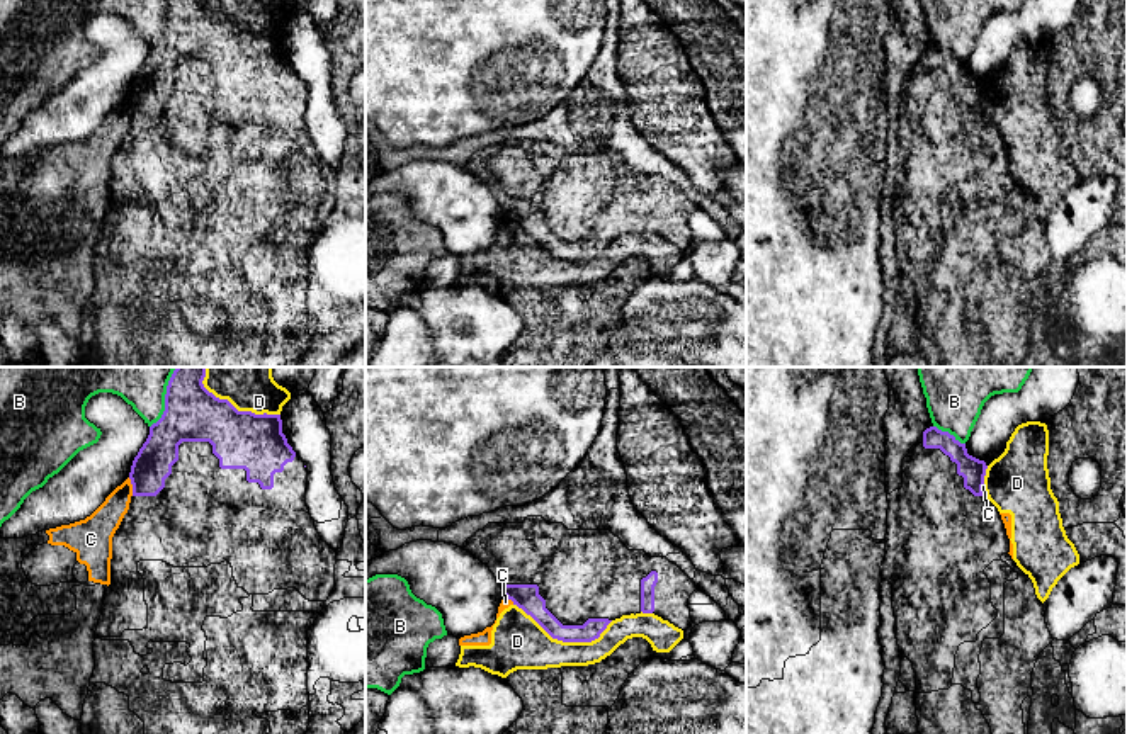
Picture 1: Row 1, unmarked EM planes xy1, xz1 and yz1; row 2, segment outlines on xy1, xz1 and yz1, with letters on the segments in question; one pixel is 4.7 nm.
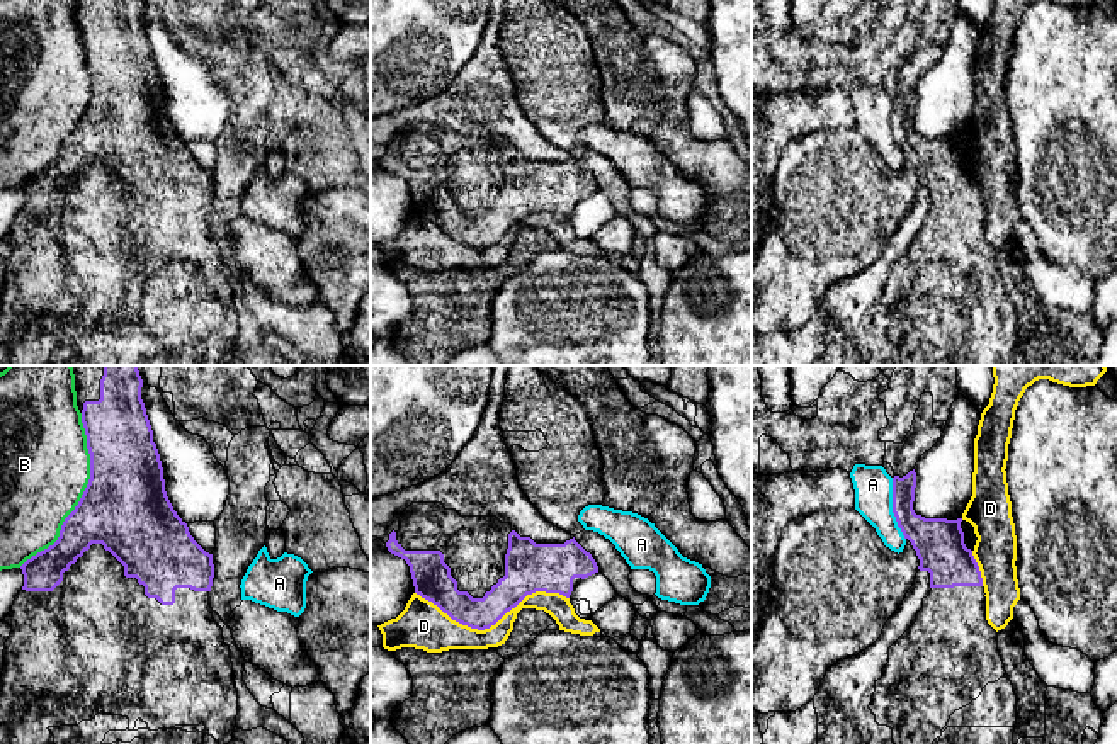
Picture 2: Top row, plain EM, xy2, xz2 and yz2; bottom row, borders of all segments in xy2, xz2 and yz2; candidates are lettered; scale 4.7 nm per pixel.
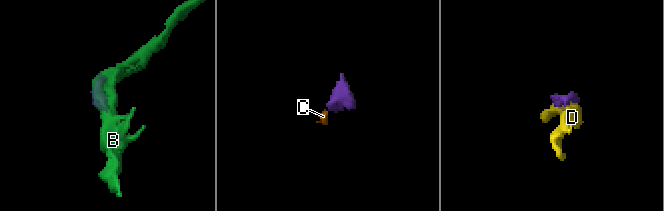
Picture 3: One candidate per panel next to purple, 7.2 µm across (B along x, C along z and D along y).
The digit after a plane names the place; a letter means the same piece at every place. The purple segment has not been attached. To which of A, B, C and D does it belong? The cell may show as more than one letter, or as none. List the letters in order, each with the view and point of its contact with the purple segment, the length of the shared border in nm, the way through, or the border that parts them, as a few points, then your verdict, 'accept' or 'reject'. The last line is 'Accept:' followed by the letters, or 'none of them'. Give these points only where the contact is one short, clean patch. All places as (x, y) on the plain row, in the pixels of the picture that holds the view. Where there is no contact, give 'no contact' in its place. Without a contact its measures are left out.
A: meets purple in yz2 at (893, 128); contact 300 nm long; border along yz2 (891, 97), (891, 131), (905, 158); reject
B: meets purple in xy2 at (82, 114); contact 800 nm long; reject
C: meets purple in xy1 at (133, 106); contact 90 nm long; border along xy1 (128, 97), (133, 114); reject
D: meets purple in xz2 at (492, 243); contact 750 nm long; reject
Accept: none of them

